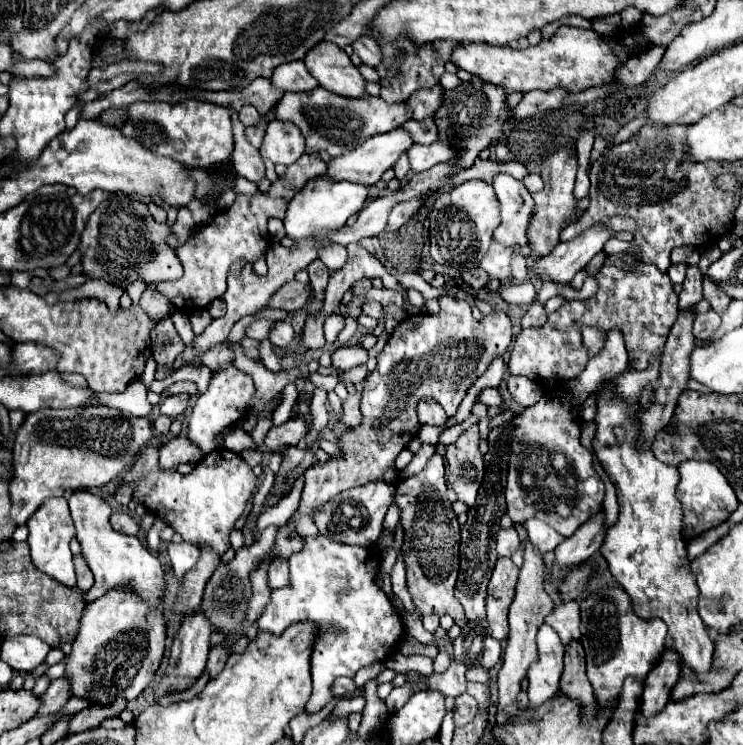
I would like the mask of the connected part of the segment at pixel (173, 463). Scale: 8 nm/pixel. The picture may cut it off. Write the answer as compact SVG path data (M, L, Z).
M180 434L178 438L168 440L160 448L160 466L162 468L178 468L178 464L194 462L194 460L200 460L202 456L204 456L202 450L194 442L190 442L190 438Z

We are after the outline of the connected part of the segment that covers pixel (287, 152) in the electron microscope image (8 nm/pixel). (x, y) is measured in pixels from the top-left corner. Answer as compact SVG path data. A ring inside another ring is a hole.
M282 120L268 122L260 154L274 164L294 164L304 154L304 136L300 128L292 122Z

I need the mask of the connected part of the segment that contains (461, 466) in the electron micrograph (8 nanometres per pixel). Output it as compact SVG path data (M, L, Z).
M468 428L452 446L448 446L448 486L456 492L458 500L468 508L474 506L482 476L484 476L484 460L478 452L478 428Z

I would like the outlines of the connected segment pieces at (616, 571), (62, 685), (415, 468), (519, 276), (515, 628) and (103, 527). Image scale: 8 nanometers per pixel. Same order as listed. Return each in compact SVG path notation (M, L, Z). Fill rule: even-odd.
M602 392L598 400L598 434L592 442L594 454L598 456L600 464L604 466L606 474L616 486L618 492L618 520L606 530L604 544L600 548L600 554L608 560L612 576L622 584L622 588L630 594L632 604L636 608L636 614L642 618L652 618L658 616L666 622L668 626L668 636L666 636L666 648L676 650L682 656L682 662L688 664L694 672L708 672L712 664L712 654L714 654L714 642L708 634L708 628L704 626L702 618L698 616L696 604L698 604L698 586L694 582L694 576L690 574L690 562L686 558L686 544L682 540L682 510L680 502L676 498L676 486L680 480L680 474L676 468L662 464L660 460L654 458L652 452L640 452L636 448L636 428L638 428L638 414L634 418L628 416L628 404L624 400L614 398L610 392ZM614 426L624 426L626 430L626 442L618 444L614 440Z
M60 676L56 678L50 688L40 696L42 700L42 708L38 714L54 714L54 712L60 712L62 706L68 702L70 698L70 682L66 676Z
M422 444L422 448L414 454L414 458L412 458L412 462L404 468L404 470L400 470L400 476L402 478L410 478L410 476L416 476L424 466L426 466L426 462L430 460L430 456L434 454L434 446L428 446L428 444Z
M520 246L512 248L512 278L514 280L526 280L528 278L528 268L526 268L526 258L520 252Z
M526 540L526 546L524 546L524 564L520 568L520 576L518 576L518 584L516 584L516 596L514 596L514 600L510 604L510 614L508 614L510 636L508 636L506 650L504 650L502 668L500 668L498 680L496 680L496 684L498 684L498 712L496 712L496 722L508 722L508 718L514 718L516 716L516 710L518 710L516 694L520 692L520 680L526 678L528 666L538 658L536 632L544 624L544 618L554 608L552 598L542 588L542 578L544 578L542 554L532 546L530 540Z
M78 490L70 496L68 502L70 502L72 520L76 526L76 538L78 538L80 548L82 548L82 556L96 578L92 590L88 590L84 594L86 604L94 602L96 598L106 594L110 588L124 586L124 584L128 588L134 588L148 602L158 604L166 596L166 578L164 578L164 570L160 568L158 558L152 556L150 550L136 536L116 532L110 526L112 510L104 498L92 494L88 490Z

